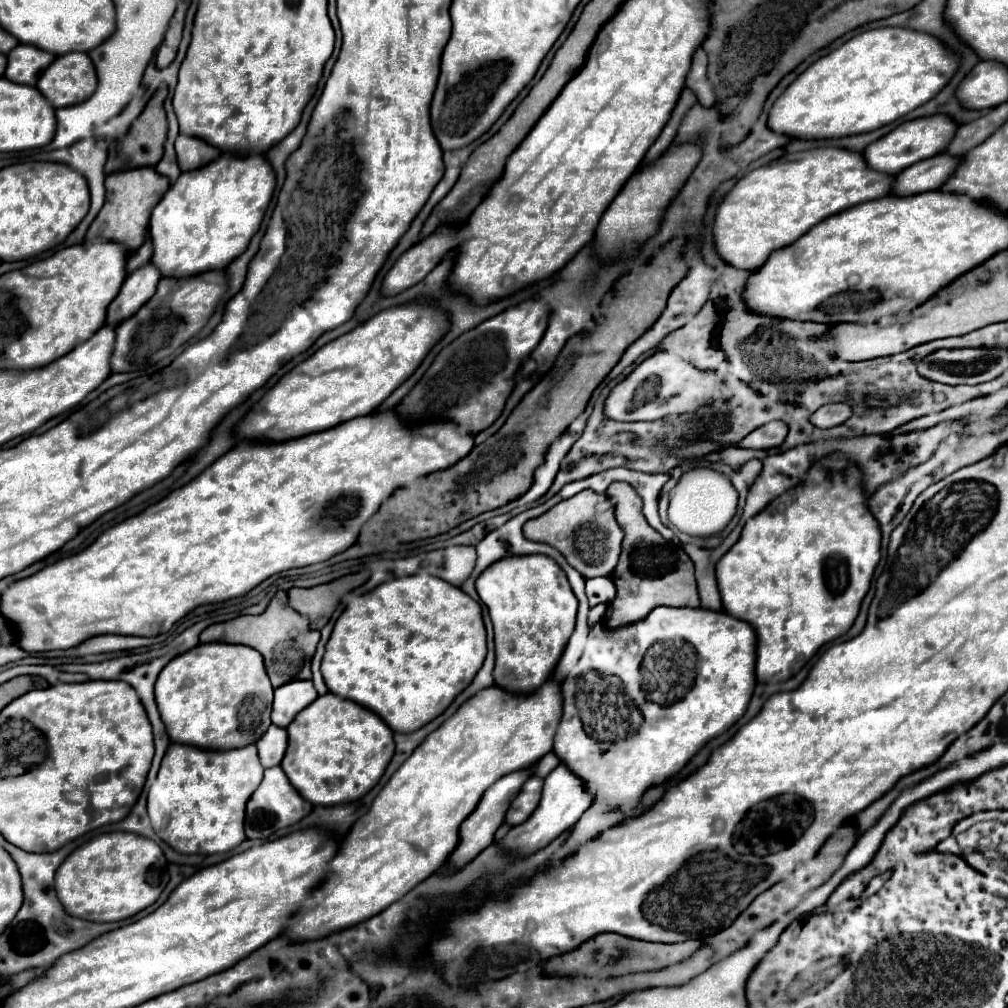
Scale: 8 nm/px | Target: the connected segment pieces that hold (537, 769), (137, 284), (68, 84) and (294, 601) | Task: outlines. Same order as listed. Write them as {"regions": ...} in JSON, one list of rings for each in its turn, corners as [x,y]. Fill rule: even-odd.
{"regions":[[[[548,753],[548,755],[544,755],[540,761],[534,763],[534,775],[546,777],[558,763],[560,763],[560,759],[558,759],[554,753]]],[[[148,261],[140,269],[132,271],[126,277],[118,297],[110,303],[106,323],[118,325],[122,319],[128,319],[130,315],[134,315],[154,295],[160,277],[162,275],[152,261]]],[[[66,53],[54,59],[36,87],[52,107],[70,107],[94,93],[96,71],[86,53]]],[[[358,571],[358,573],[352,573],[352,575],[344,575],[340,579],[334,579],[330,583],[310,587],[310,589],[294,587],[294,589],[288,591],[288,599],[290,599],[290,605],[298,613],[308,615],[312,621],[324,625],[332,617],[332,613],[338,607],[340,599],[348,591],[352,591],[352,589],[360,587],[362,583],[366,583],[368,577],[370,577],[368,571]]]]}

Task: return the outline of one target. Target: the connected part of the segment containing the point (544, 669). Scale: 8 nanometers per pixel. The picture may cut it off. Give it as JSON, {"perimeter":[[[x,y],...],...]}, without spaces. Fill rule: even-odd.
{"perimeter":[[[516,555],[500,559],[494,565],[490,565],[476,579],[476,591],[482,603],[486,603],[494,625],[496,655],[494,683],[502,685],[502,689],[508,689],[512,693],[532,693],[534,689],[538,689],[538,685],[542,685],[550,677],[574,631],[578,599],[572,593],[566,573],[558,567],[554,559],[546,555]]]}

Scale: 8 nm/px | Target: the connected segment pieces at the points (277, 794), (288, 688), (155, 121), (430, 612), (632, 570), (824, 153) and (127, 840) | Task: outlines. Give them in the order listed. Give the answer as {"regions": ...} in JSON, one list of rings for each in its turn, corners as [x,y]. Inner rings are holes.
{"regions":[[[[270,767],[264,771],[262,783],[258,785],[258,789],[248,799],[248,805],[246,805],[246,837],[248,839],[268,839],[274,831],[294,825],[296,821],[306,817],[310,811],[312,811],[312,803],[306,803],[306,799],[302,799],[298,795],[298,791],[294,791],[294,787],[286,779],[286,773],[282,771],[282,767]]],[[[292,681],[274,691],[274,709],[272,723],[278,727],[288,727],[294,715],[308,707],[318,697],[312,681]]],[[[160,85],[146,103],[144,111],[138,115],[138,119],[130,125],[122,141],[122,151],[128,155],[130,167],[154,167],[162,159],[168,131],[166,113],[162,107],[164,97],[166,85]]],[[[428,573],[392,579],[348,603],[338,617],[322,659],[330,693],[374,711],[398,733],[412,733],[438,717],[462,693],[486,659],[486,629],[480,605],[462,589]]],[[[628,537],[632,551],[640,555],[620,555],[620,561],[612,581],[616,585],[616,599],[608,605],[604,627],[618,629],[630,623],[644,619],[654,607],[668,605],[668,607],[700,607],[696,579],[694,579],[694,563],[688,555],[646,555],[648,553],[648,537]]],[[[810,149],[784,155],[744,175],[724,195],[714,219],[714,245],[724,263],[754,271],[766,257],[794,243],[814,225],[854,205],[886,197],[894,177],[872,171],[862,153],[848,149]]],[[[126,831],[100,833],[76,847],[58,867],[58,899],[62,899],[66,911],[82,919],[98,923],[122,921],[150,907],[160,897],[168,883],[166,867],[168,861],[156,841]]]]}

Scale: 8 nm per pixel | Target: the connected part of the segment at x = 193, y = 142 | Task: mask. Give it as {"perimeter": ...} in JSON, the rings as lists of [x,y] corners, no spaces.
{"perimeter":[[[180,133],[176,137],[176,153],[178,153],[178,163],[182,167],[182,171],[190,171],[190,169],[198,169],[210,161],[214,161],[220,151],[206,143],[204,139],[198,139],[198,137],[190,137],[190,135],[184,135]]]}

